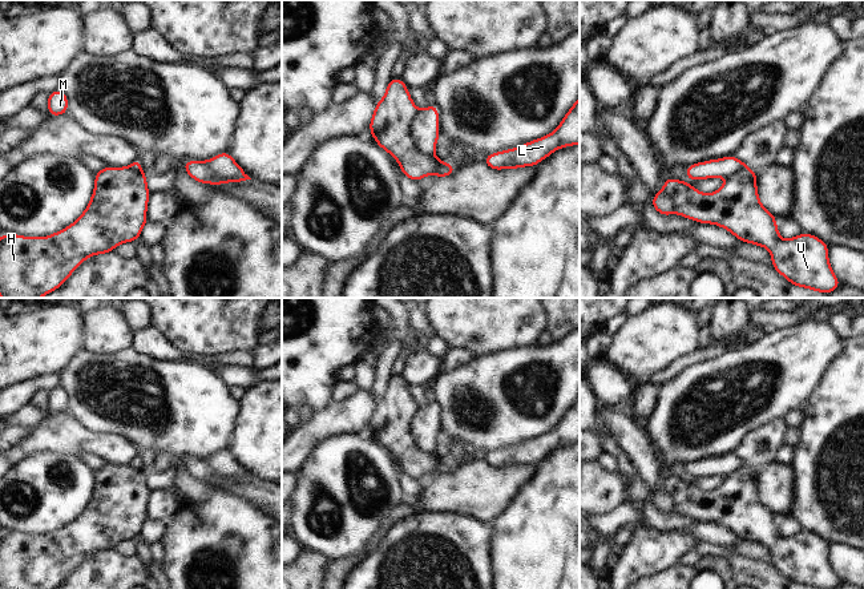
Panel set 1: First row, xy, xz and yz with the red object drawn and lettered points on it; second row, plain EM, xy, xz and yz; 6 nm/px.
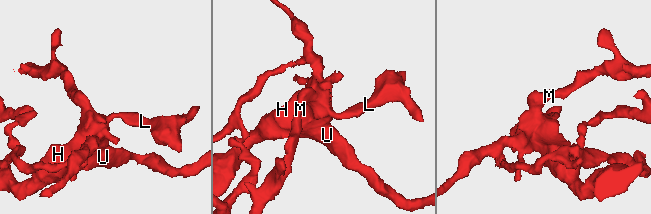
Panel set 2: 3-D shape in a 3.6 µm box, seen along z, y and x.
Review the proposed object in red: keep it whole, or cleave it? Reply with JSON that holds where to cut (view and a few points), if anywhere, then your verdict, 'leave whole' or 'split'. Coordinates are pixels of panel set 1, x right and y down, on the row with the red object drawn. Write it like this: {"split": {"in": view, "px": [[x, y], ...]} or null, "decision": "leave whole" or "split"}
{"split": {"in": "xz", "px": [[416, 111], [411, 124], [411, 138], [433, 160], [435, 173]]}, "decision": "split"}

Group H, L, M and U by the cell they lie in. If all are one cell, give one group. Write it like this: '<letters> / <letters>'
H U / L M

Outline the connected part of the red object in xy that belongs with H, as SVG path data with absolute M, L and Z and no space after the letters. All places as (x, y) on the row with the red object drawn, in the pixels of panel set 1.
M105 166L94 174L93 195L85 211L66 229L49 237L0 235L0 296L40 298L58 289L90 255L112 253L122 242L140 238L148 222L148 176L132 168Z

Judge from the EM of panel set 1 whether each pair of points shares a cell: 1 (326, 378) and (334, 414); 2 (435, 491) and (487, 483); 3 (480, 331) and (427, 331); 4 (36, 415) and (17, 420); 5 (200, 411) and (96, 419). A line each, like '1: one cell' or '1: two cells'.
1: two cells
2: one cell
3: two cells
4: one cell
5: one cell

